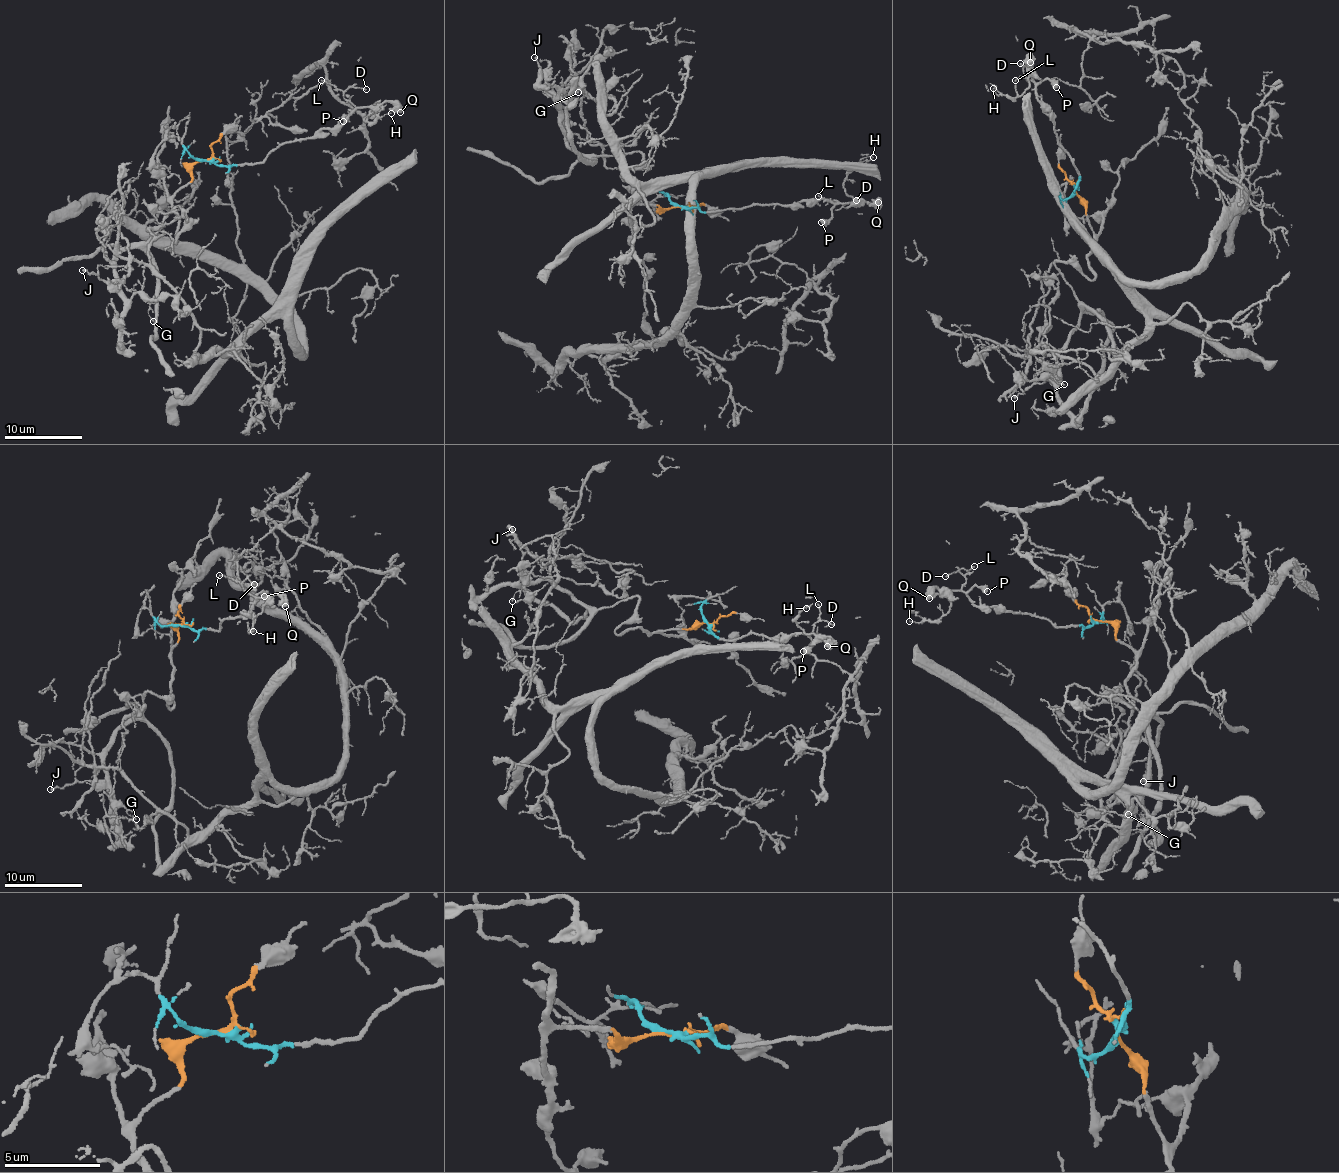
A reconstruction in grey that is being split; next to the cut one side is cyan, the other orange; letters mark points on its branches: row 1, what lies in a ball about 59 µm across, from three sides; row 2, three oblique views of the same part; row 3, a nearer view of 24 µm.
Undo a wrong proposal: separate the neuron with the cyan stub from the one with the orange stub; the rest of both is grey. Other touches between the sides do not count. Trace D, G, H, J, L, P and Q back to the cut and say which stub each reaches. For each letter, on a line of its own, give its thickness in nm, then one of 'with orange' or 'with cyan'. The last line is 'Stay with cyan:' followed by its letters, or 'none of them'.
D: 130 nm thick; with cyan
G: 110 nm thick; with orange
H: 90 nm thick; with cyan
J: 160 nm thick; with orange
L: 100 nm thick; with cyan
P: 600 nm thick; with cyan
Q: 500 nm thick; with cyan
Stay with cyan: D, H, L, P, Q

